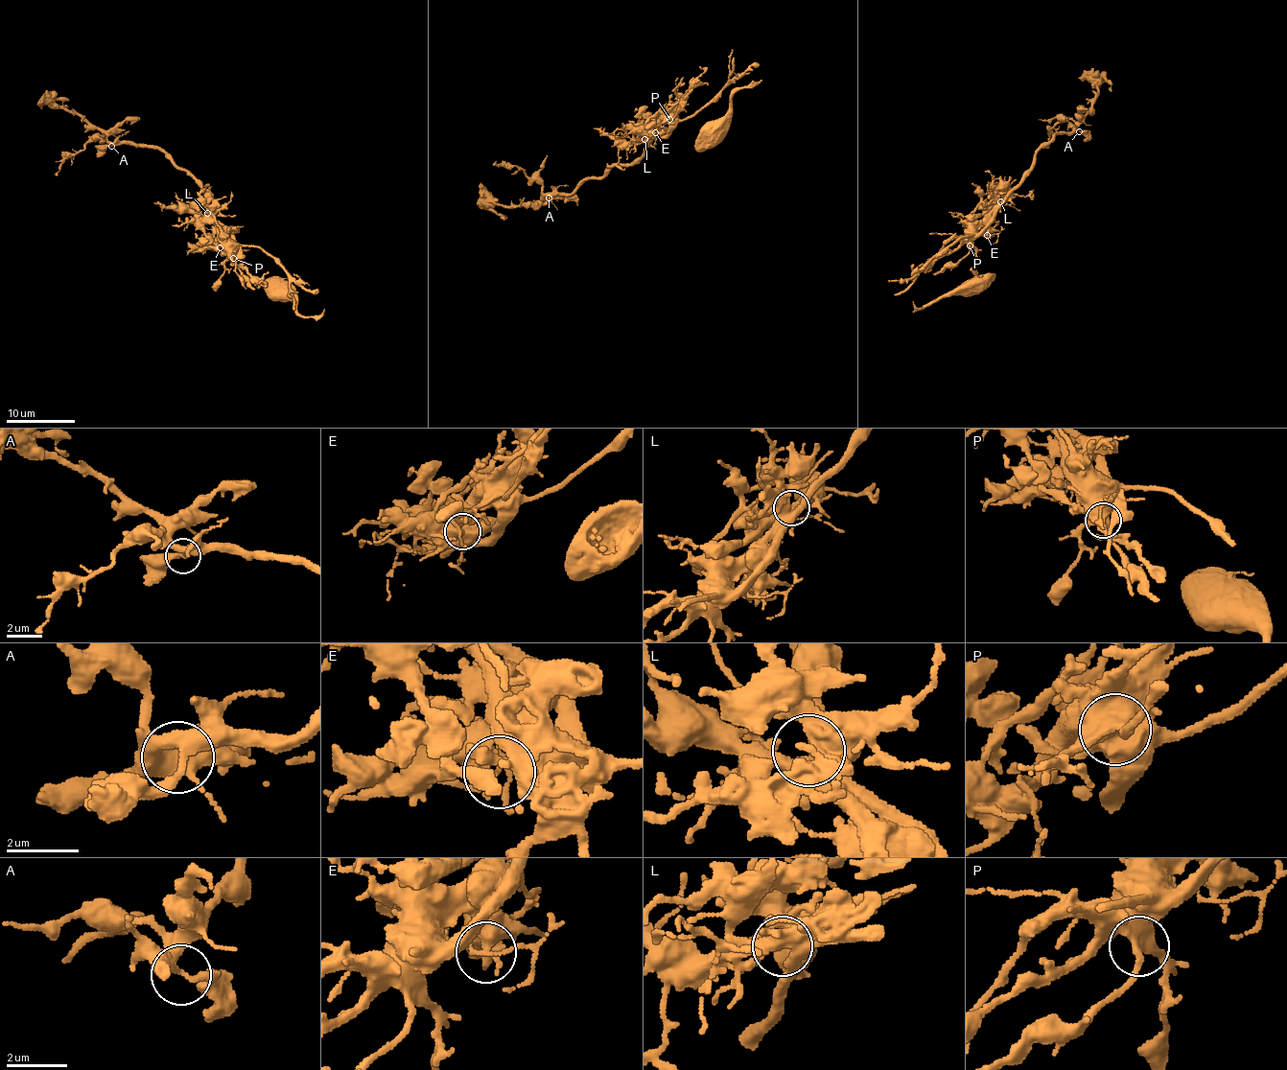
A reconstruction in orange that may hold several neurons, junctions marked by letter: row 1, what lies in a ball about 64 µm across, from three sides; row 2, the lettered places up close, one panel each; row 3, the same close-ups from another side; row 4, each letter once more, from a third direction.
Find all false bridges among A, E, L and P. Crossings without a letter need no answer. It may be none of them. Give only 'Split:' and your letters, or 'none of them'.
Split: none of them

